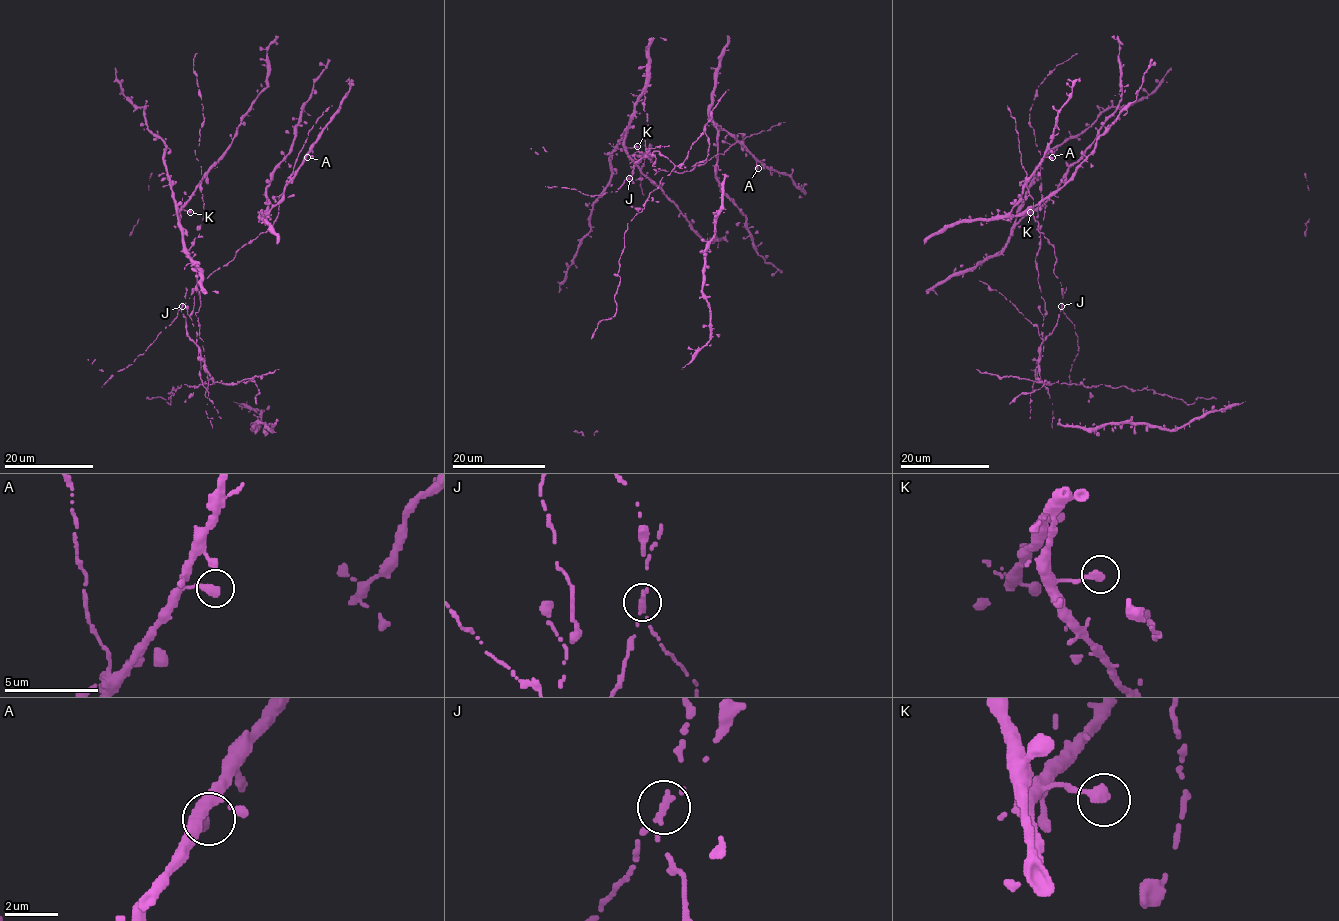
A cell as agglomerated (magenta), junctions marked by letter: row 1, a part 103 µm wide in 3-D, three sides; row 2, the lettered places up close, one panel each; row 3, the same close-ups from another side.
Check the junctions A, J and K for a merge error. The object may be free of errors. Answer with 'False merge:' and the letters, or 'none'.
False merge: J

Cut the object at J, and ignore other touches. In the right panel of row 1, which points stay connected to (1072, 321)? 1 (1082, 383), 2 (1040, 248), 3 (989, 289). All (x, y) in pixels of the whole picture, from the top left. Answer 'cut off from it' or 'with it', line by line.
1: cut off from it
2: cut off from it
3: cut off from it

